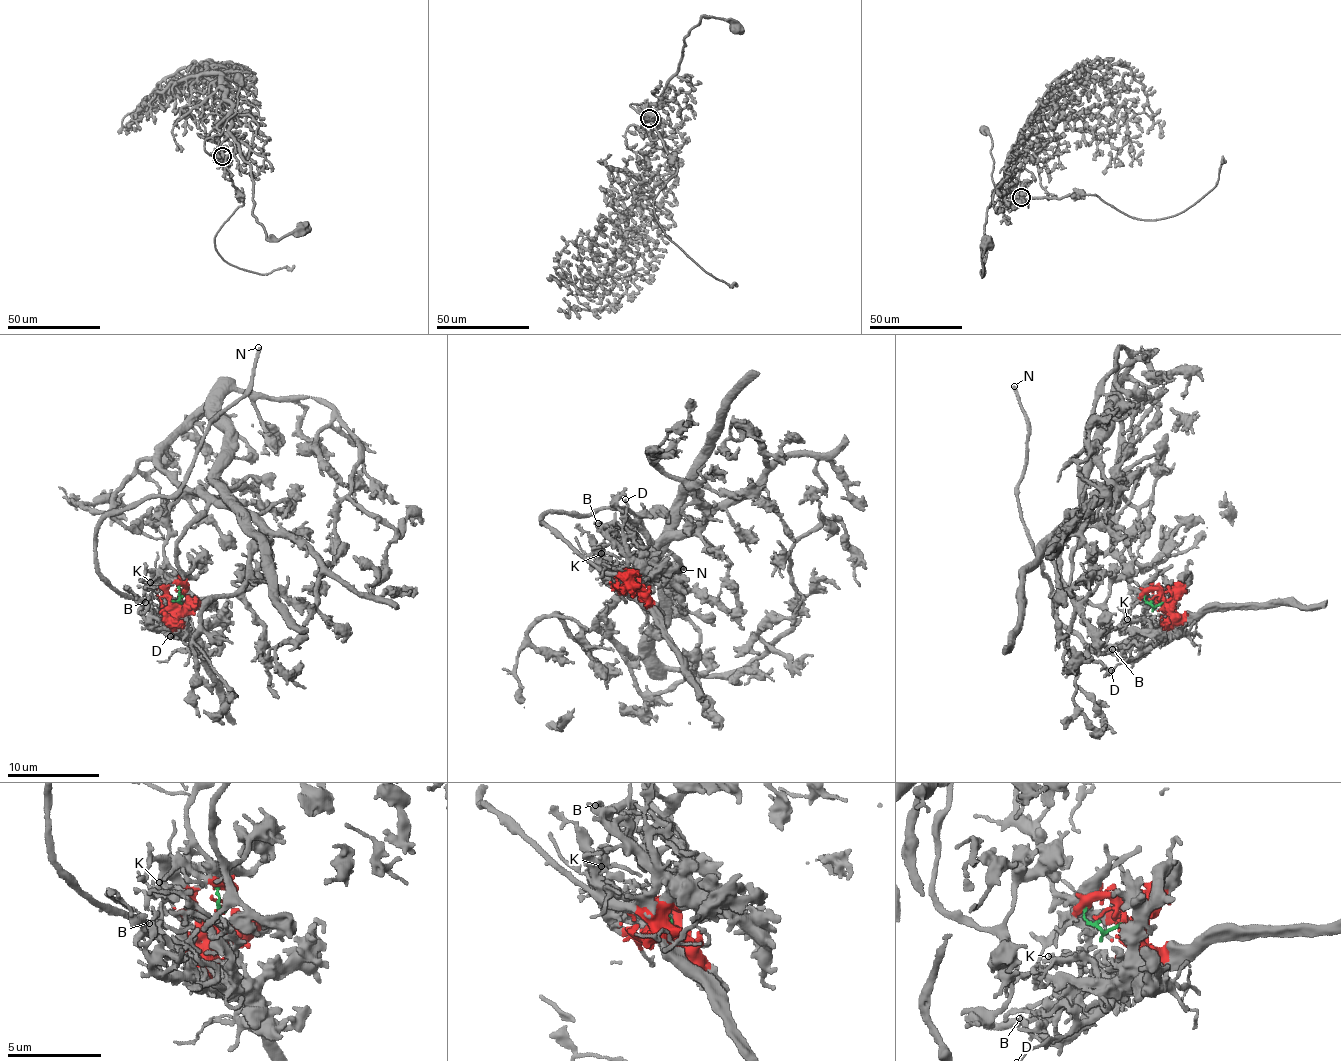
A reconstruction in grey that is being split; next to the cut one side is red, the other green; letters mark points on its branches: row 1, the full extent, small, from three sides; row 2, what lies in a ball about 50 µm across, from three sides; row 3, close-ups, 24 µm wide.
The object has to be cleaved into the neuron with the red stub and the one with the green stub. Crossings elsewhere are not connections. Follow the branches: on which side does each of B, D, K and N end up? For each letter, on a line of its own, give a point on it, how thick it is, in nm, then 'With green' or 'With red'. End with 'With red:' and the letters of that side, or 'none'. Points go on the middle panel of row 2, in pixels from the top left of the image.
B: Place: (598, 523). Thickness 320 nm. With red
D: Place: (625, 499). Thickness 130 nm. With red
K: Place: (601, 553). Thickness 200 nm. With red
N: Place: (683, 569). Thickness 260 nm. With red
With red: B, D, K, N

